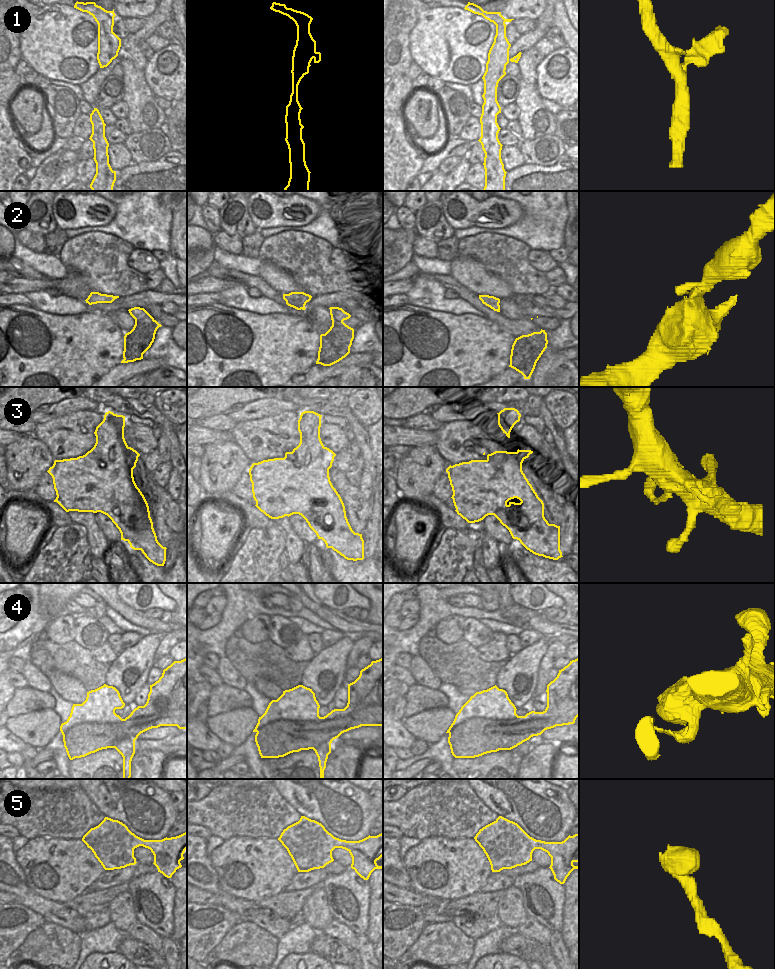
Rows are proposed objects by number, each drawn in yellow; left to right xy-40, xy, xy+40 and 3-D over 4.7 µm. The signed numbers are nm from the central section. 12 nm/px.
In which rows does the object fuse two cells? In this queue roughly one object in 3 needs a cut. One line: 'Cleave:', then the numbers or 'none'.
Cleave: 1

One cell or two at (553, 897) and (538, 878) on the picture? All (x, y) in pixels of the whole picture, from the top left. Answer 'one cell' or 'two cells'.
one cell

